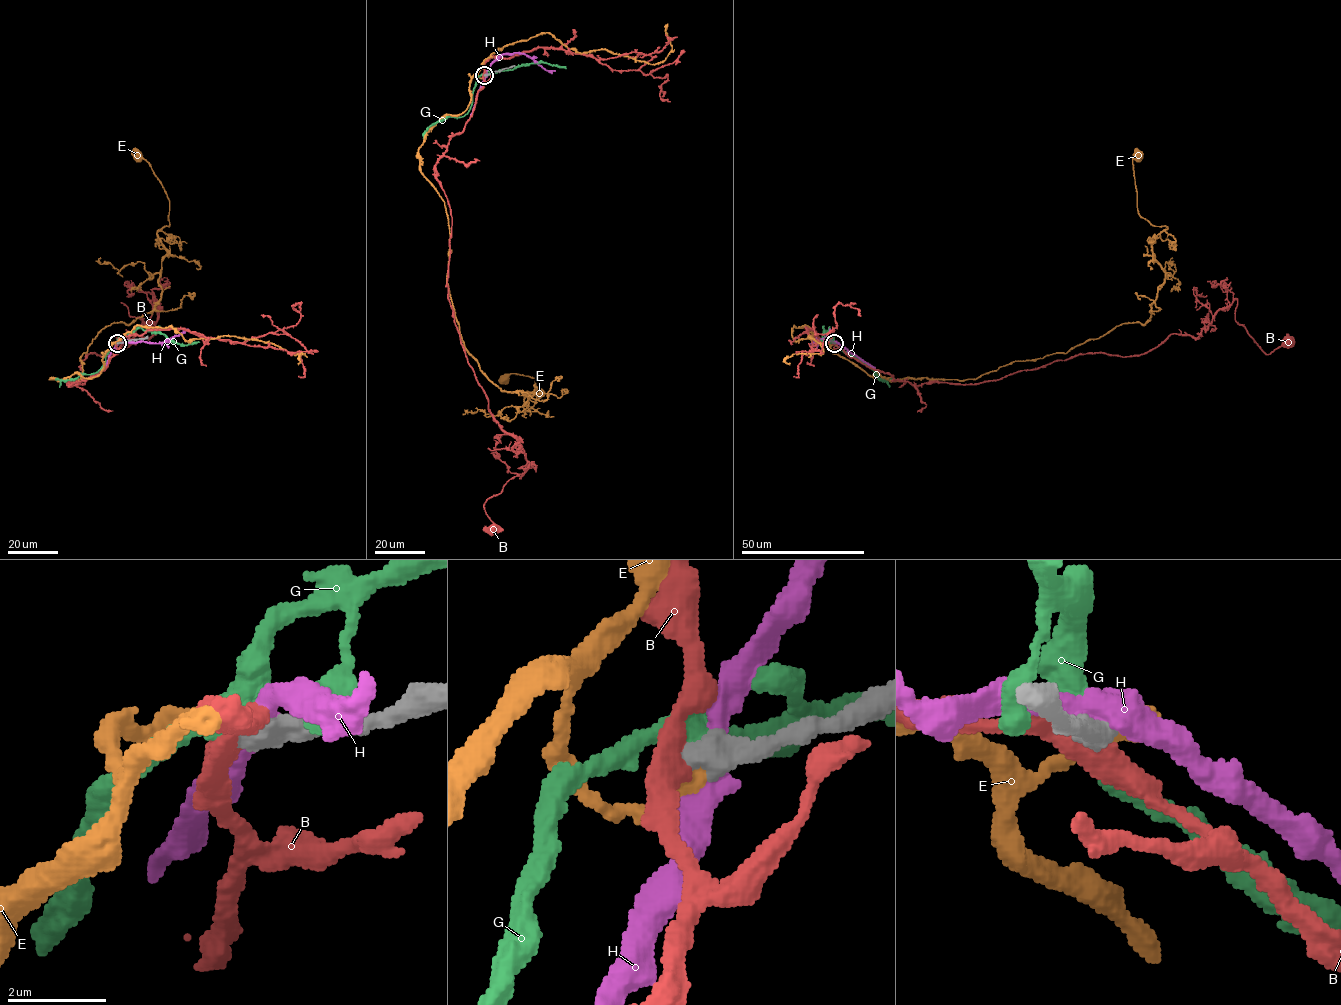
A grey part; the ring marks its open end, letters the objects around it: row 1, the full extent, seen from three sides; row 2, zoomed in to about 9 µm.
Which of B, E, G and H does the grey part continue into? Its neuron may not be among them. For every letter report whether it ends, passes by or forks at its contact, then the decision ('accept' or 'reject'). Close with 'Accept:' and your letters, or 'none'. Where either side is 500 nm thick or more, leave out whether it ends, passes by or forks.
B: reject
E: accept
G: reject
H: reject
Accept: E

